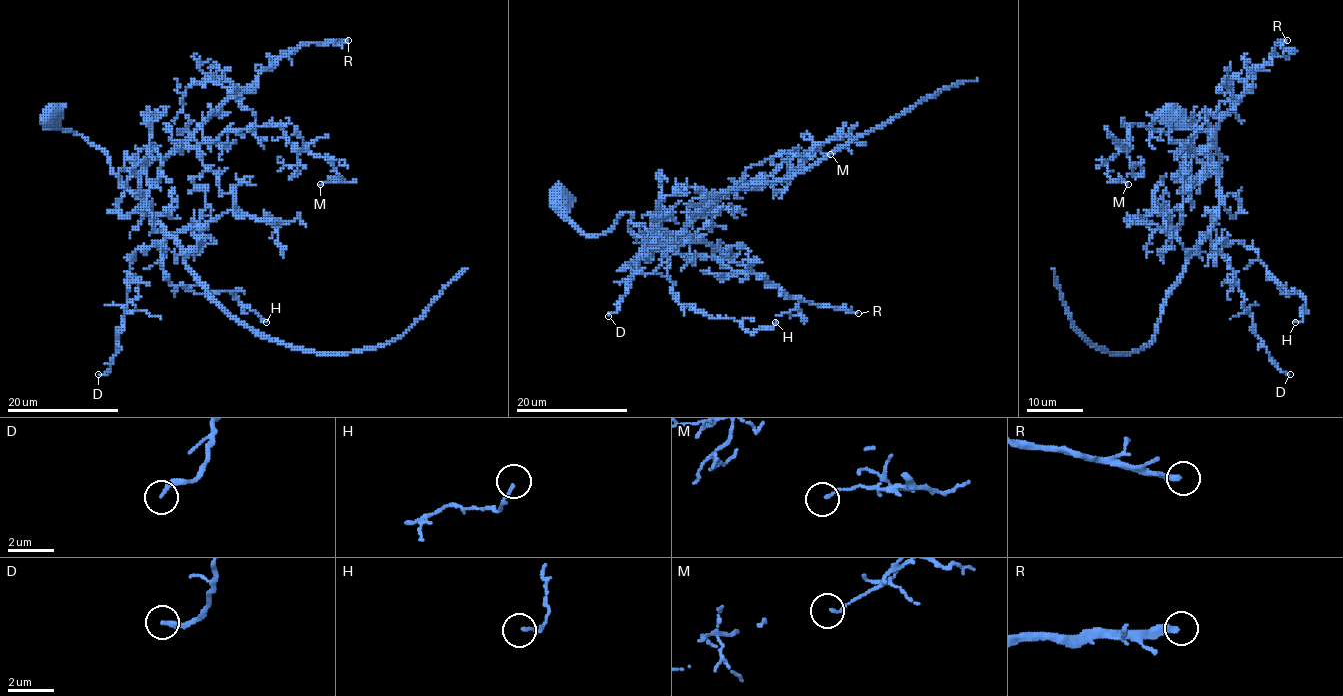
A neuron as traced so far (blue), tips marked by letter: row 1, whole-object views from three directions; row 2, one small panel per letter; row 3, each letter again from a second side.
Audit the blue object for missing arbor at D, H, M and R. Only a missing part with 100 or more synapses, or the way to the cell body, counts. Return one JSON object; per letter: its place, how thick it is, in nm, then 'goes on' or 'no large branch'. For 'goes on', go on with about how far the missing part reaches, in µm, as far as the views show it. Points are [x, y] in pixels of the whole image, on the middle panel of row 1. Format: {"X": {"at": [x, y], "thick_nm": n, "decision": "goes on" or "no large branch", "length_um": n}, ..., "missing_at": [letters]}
{"D": {"at": [608, 316], "thick_nm": 190, "decision": "no large branch"}, "H": {"at": [775, 322], "thick_nm": 110, "decision": "no large branch"}, "M": {"at": [830, 154], "thick_nm": 120, "decision": "no large branch"}, "R": {"at": [858, 313], "thick_nm": 280, "decision": "goes on", "length_um": 90}, "missing_at": ["R"]}

